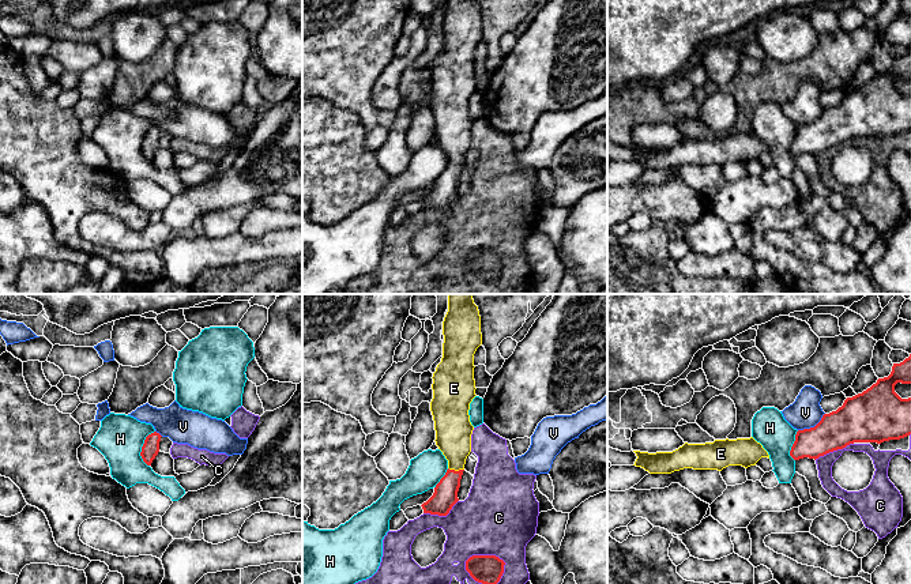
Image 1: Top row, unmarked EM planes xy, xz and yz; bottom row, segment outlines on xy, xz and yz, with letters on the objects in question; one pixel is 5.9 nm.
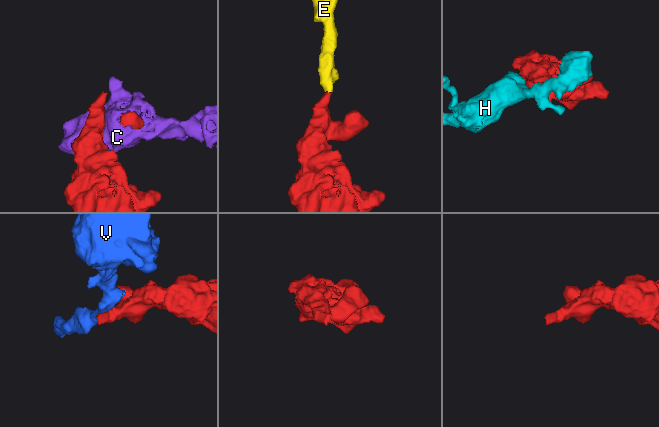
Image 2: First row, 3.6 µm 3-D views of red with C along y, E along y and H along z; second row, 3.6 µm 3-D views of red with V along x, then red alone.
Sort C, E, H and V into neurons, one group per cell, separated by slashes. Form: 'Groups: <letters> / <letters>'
Groups: C / E / H / V

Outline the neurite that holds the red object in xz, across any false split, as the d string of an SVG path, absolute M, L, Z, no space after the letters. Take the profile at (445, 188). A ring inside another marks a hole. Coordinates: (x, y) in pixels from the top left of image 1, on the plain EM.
M448 0L443 16L443 53L433 68L430 106L436 140L448 155L445 170L433 191L421 201L423 208L447 211L459 196L458 186L466 154L471 147L470 98L475 90L474 49L482 39L477 0Z

